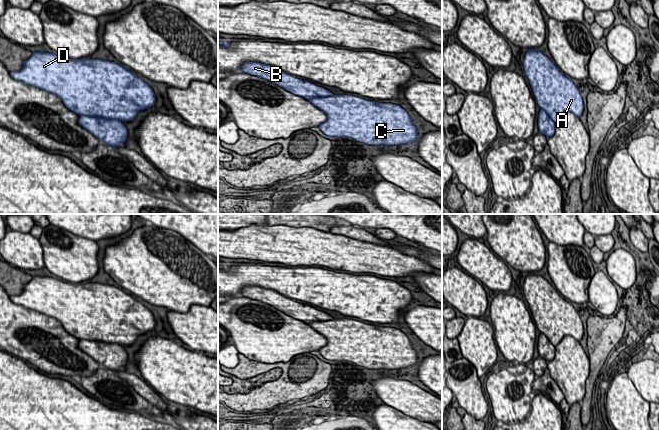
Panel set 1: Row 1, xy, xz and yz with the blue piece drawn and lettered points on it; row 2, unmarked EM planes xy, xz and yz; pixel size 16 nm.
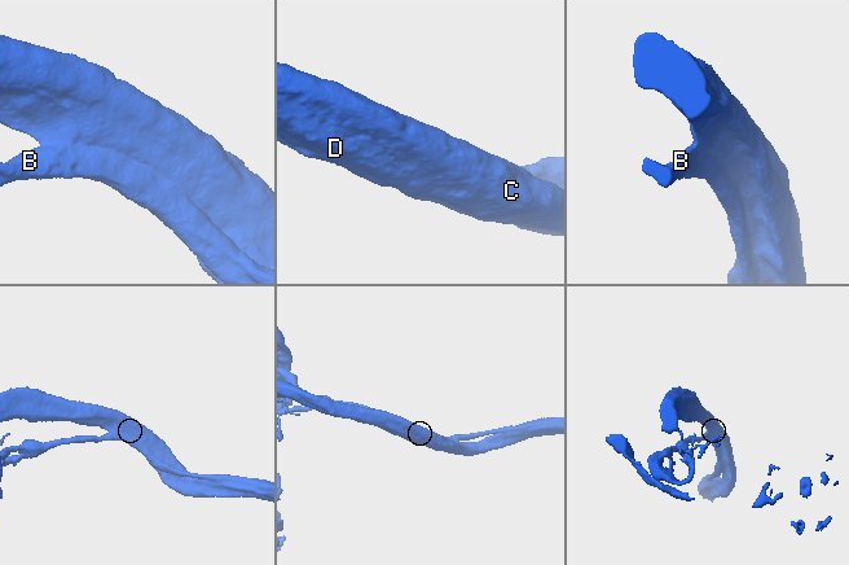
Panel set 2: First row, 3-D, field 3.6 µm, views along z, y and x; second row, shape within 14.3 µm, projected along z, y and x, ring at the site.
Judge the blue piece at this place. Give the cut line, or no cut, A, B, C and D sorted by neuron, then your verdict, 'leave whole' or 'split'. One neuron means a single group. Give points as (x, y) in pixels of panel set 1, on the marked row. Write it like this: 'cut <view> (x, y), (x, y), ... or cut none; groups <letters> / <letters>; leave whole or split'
cut xy (79, 114), (113, 118), (120, 121); groups A C D / B; split

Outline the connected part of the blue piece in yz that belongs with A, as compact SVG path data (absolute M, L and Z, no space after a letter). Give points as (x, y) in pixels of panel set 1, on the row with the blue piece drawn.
M529 49L524 56L523 68L538 106L553 122L566 111L579 118L582 116L584 104L578 88L546 55Z

